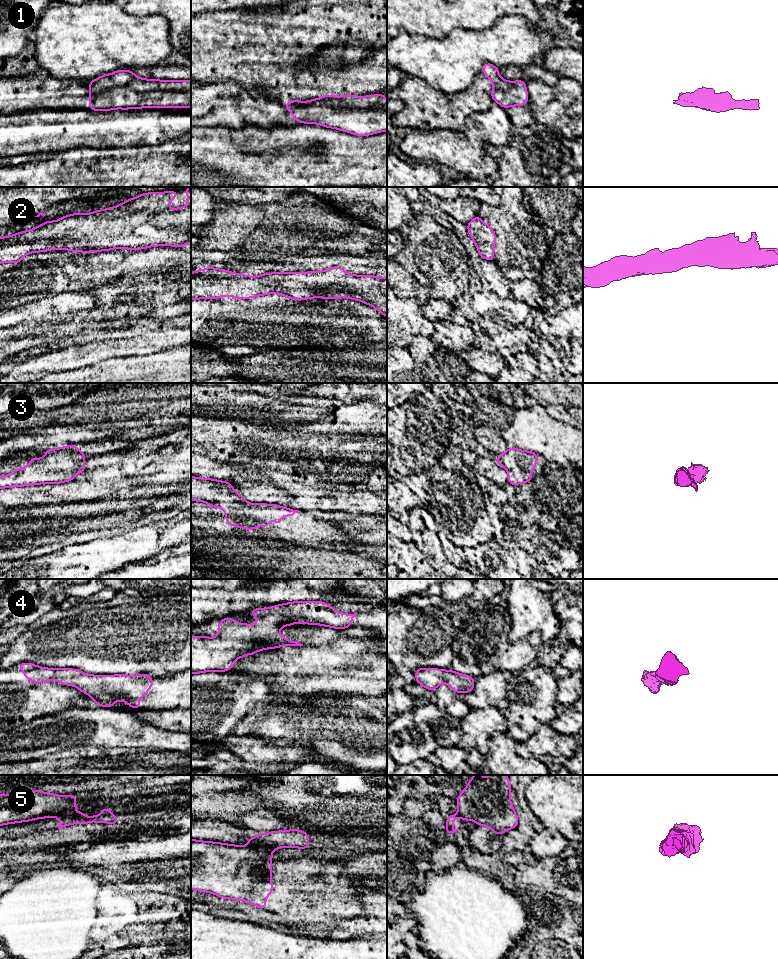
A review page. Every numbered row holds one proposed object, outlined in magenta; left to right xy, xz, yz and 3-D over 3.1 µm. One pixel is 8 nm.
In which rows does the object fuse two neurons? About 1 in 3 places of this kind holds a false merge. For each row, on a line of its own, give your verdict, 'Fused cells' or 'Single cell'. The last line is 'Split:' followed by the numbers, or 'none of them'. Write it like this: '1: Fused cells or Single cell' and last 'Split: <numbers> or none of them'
1: Fused cells
2: Single cell
3: Single cell
4: Single cell
5: Fused cells
Split: 1, 5

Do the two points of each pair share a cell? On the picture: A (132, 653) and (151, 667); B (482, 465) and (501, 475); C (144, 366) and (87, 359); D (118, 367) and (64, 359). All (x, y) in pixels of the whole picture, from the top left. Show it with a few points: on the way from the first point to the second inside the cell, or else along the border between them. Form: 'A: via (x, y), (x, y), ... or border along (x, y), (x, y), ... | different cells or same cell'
A: via (137, 656), (146, 662) | same cell
B: via (487, 466), (496, 473) | same cell
C: border along (126, 356), (107, 358), (102, 362) | different cells
D: border along (117, 357), (71, 369) | different cells

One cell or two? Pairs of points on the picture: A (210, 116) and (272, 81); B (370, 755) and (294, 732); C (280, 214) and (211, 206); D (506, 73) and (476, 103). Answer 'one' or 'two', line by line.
A: two
B: one
C: two
D: two

